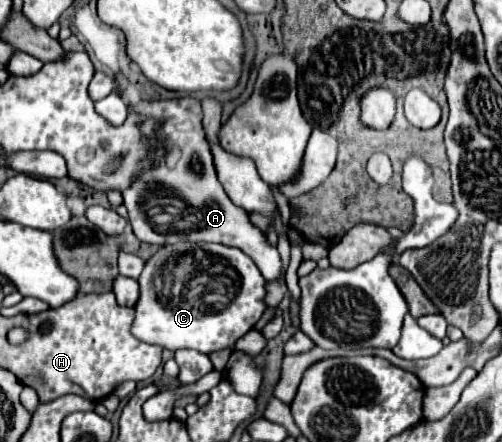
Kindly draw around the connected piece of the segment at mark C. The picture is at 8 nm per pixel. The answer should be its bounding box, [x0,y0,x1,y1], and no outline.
[132,244,266,354]

